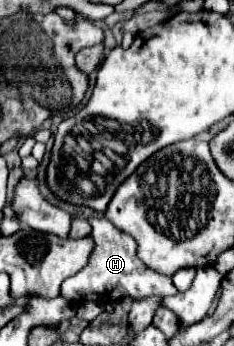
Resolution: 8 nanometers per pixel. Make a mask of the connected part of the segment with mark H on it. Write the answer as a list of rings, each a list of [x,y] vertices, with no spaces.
[[[104,216],[96,218],[88,218],[88,224],[92,226],[92,234],[94,234],[94,256],[90,256],[90,264],[78,272],[76,276],[72,276],[70,280],[62,282],[62,290],[60,296],[64,296],[66,300],[72,302],[82,302],[82,300],[92,300],[92,302],[116,302],[124,296],[130,298],[142,298],[142,296],[172,296],[179,291],[172,284],[170,276],[164,276],[152,268],[148,268],[138,256],[136,256],[136,240],[114,228],[112,222],[108,222]]]

